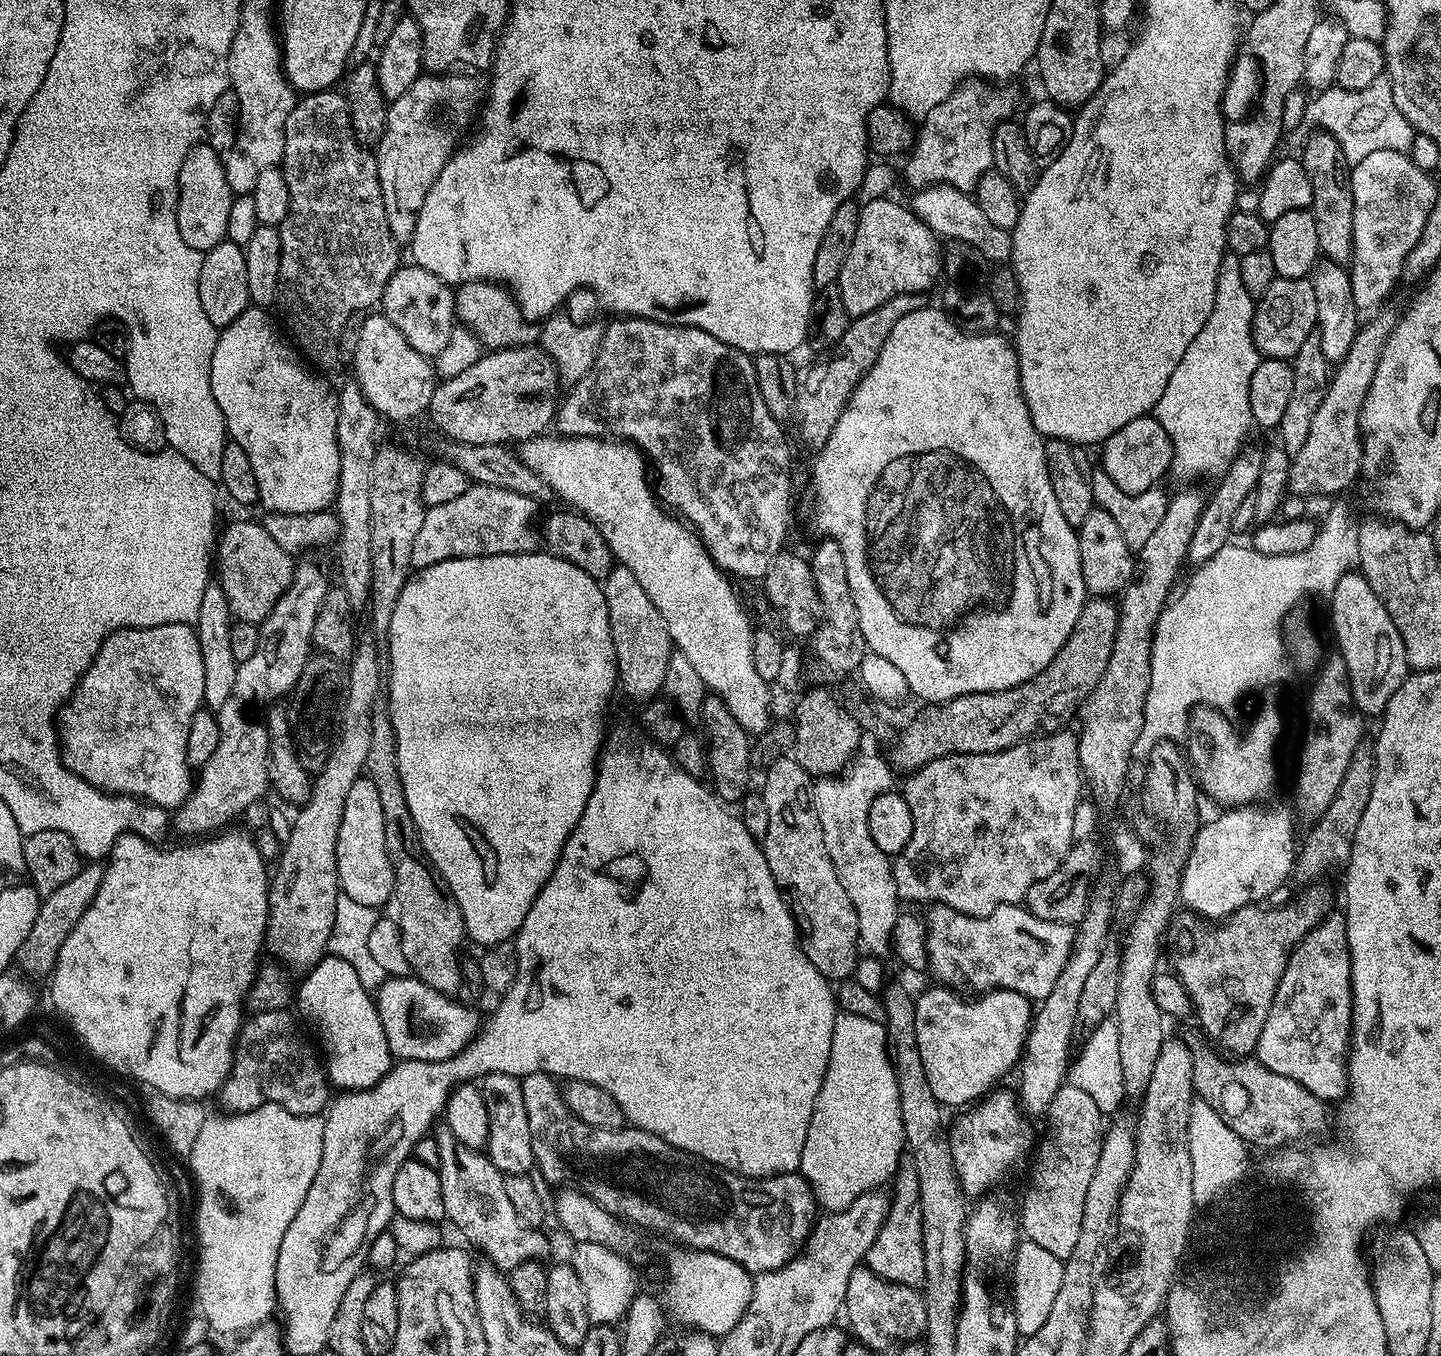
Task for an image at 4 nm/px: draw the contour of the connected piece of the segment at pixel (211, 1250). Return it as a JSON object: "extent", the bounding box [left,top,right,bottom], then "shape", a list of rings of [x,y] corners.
{"extent":[190,1102,324,1334],"shape":[[[265,1102],[262,1106],[258,1106],[254,1110],[249,1112],[237,1112],[235,1114],[219,1114],[213,1118],[205,1119],[204,1125],[202,1126],[201,1132],[198,1134],[197,1141],[194,1142],[194,1150],[190,1157],[190,1163],[192,1163],[192,1172],[196,1175],[196,1188],[200,1191],[200,1205],[196,1208],[196,1236],[200,1239],[200,1261],[196,1264],[196,1300],[200,1303],[200,1308],[204,1313],[202,1313],[203,1319],[206,1321],[207,1327],[212,1328],[216,1332],[240,1332],[236,1334],[244,1334],[253,1328],[257,1328],[259,1324],[265,1323],[269,1319],[268,1316],[273,1311],[277,1311],[278,1305],[276,1303],[276,1263],[278,1262],[278,1250],[282,1246],[282,1237],[286,1234],[286,1226],[290,1226],[290,1222],[294,1222],[294,1218],[298,1214],[298,1210],[302,1206],[302,1202],[306,1198],[306,1194],[310,1190],[310,1186],[314,1182],[314,1174],[318,1174],[318,1166],[322,1162],[322,1144],[324,1138],[324,1122],[320,1116],[299,1116],[294,1114],[290,1110],[286,1110],[280,1104],[274,1104],[271,1102]]]}

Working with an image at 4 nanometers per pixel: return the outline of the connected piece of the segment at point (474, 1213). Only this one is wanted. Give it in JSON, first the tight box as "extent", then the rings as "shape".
{"extent":[435,1126,548,1270],"shape":[[[446,1126],[435,1129],[440,1155],[440,1181],[445,1217],[469,1240],[485,1252],[487,1259],[501,1270],[520,1264],[540,1262],[548,1252],[548,1240],[539,1228],[531,1228],[514,1210],[506,1194],[504,1173],[497,1170],[481,1149],[471,1148],[458,1140]]]}

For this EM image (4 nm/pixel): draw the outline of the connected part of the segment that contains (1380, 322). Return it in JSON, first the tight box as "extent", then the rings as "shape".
{"extent":[1288,311,1398,497],"shape":[[[1377,311],[1369,324],[1368,321],[1361,323],[1354,346],[1350,348],[1350,354],[1341,360],[1331,373],[1328,389],[1324,391],[1318,410],[1314,410],[1314,422],[1310,422],[1310,434],[1302,450],[1295,452],[1292,468],[1288,471],[1288,483],[1293,493],[1321,492],[1324,496],[1335,497],[1337,494],[1344,494],[1344,491],[1355,482],[1356,476],[1358,480],[1361,475],[1364,466],[1362,439],[1364,403],[1374,382],[1382,350],[1392,337],[1398,319],[1397,313],[1384,311]]]}

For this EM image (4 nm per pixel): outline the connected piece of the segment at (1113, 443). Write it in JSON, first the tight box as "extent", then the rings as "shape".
{"extent":[1102,414,1172,494],"shape":[[[1149,414],[1142,418],[1134,418],[1134,422],[1126,422],[1122,430],[1118,430],[1108,440],[1104,441],[1104,464],[1102,470],[1114,478],[1114,486],[1118,490],[1126,490],[1126,494],[1138,494],[1161,483],[1164,472],[1172,467],[1172,440],[1162,423]]]}

